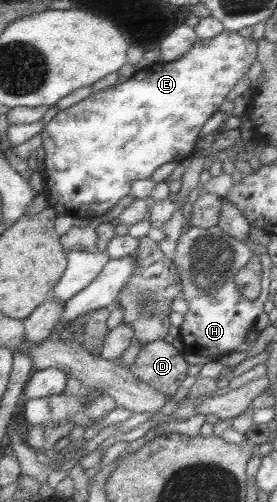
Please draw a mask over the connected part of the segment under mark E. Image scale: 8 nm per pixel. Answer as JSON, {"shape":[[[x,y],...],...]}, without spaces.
{"shape":[[[221,31],[215,38],[209,40],[196,40],[191,48],[179,60],[165,62],[161,60],[157,63],[151,63],[142,69],[136,70],[127,80],[122,83],[115,83],[113,86],[89,93],[87,98],[80,100],[57,111],[57,113],[44,125],[40,132],[42,138],[42,146],[44,148],[43,177],[44,189],[48,207],[56,214],[65,214],[75,218],[89,218],[90,220],[102,219],[103,216],[111,209],[119,200],[131,194],[131,184],[135,180],[150,179],[151,174],[157,170],[162,164],[178,161],[179,164],[190,155],[195,153],[195,143],[199,136],[199,128],[203,126],[203,122],[209,118],[217,107],[225,100],[225,95],[231,90],[234,84],[249,70],[251,63],[256,60],[256,41],[251,37],[240,36],[236,32]]]}

